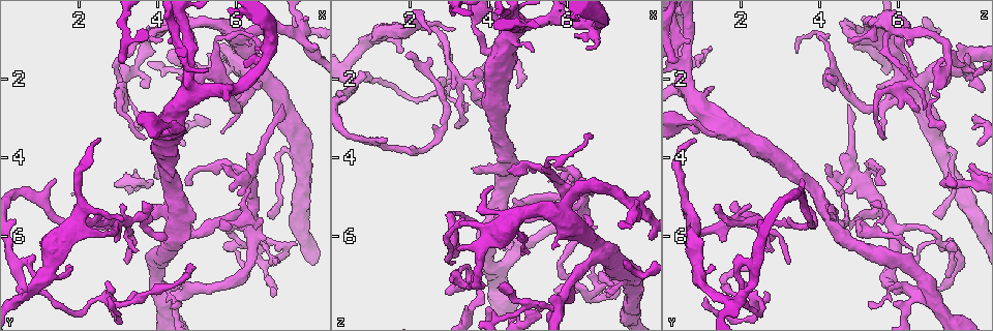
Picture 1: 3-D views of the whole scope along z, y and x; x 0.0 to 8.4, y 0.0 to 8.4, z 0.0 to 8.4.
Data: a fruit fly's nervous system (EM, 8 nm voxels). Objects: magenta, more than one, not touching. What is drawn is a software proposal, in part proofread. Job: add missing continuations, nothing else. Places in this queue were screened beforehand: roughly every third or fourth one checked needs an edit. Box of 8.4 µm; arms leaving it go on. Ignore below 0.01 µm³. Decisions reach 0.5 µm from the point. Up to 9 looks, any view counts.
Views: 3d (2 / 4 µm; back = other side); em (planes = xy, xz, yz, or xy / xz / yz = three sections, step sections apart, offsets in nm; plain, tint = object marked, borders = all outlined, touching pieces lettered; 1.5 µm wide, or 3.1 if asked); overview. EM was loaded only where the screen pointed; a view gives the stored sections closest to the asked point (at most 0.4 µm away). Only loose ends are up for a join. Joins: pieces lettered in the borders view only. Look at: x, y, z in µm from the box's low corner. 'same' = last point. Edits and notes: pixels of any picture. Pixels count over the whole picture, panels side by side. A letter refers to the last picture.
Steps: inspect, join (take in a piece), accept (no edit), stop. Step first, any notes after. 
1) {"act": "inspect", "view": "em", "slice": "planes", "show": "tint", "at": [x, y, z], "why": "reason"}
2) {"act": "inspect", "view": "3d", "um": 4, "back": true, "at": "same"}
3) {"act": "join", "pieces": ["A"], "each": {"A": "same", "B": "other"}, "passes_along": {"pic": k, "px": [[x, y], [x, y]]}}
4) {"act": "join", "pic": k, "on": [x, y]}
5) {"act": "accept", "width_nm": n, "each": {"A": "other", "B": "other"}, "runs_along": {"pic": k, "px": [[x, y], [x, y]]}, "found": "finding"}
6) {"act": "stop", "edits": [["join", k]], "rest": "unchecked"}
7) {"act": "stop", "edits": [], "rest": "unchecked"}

{"act": "inspect", "view": "3d", "um": 4, "at": [3.60, 3.50, 5.65], "why": "an open end"}

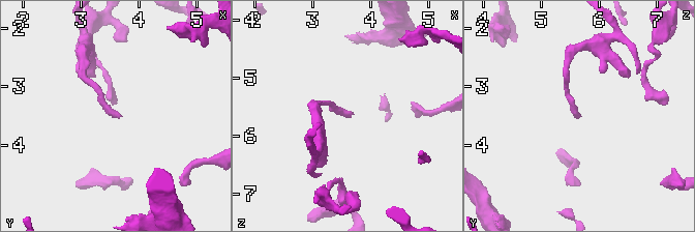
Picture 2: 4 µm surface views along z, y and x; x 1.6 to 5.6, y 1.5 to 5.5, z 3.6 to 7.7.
{"act": "inspect", "view": "em", "um": 3.1, "slice": "yz", "step": 8, "show": "borders", "at": [3.70, 3.55, 5.65], "why": "now the EM"}

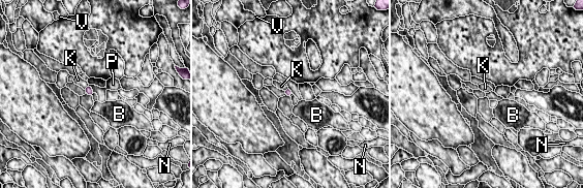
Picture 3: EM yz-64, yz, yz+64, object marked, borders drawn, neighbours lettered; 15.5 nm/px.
{"act": "inspect", "view": "em", "um": 3.1, "slice": "planes", "show": "borders", "at": "same", "why": "another direction"}

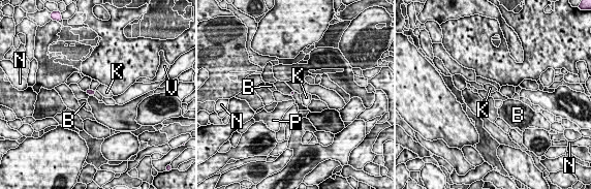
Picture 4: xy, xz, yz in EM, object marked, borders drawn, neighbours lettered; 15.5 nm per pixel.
{"act": "accept", "longest_contact_nm": ["P", 120], "each": {"B": "other", "K": "other", "N": "other", "P": "other", "V": "other"}, "border": {"pic": 4, "px": [[85, 92], [90, 95]]}, "found": "none of them fits"}

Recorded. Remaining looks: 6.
{"act": "inspect", "view": "3d", "um": 4, "at": [3.40, 6.30, 2.85], "why": "an open end"}

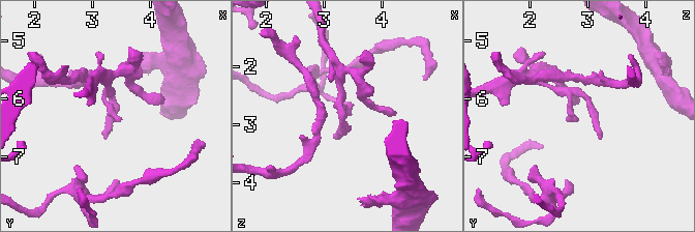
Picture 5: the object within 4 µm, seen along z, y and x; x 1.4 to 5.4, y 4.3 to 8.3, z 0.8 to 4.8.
{"act": "inspect", "view": "em", "slice": "xy", "step": 8, "show": "tint", "at": [3.45, 6.35, 2.90], "why": "now the EM"}

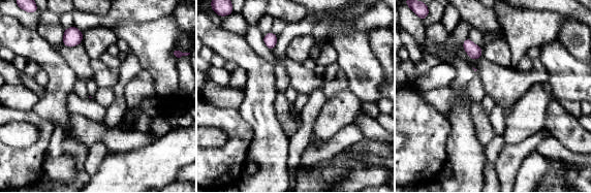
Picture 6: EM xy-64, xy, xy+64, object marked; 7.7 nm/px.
{"act": "inspect", "view": "em", "slice": "planes", "show": "borders", "at": "same", "why": "cut it another way"}

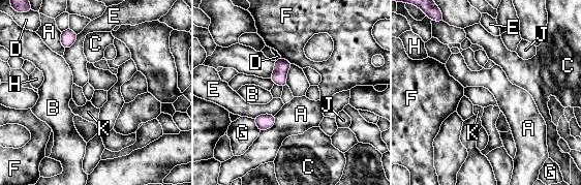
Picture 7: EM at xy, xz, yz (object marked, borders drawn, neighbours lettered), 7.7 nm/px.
{"act": "accept", "each": {"A": "other", "B": "other", "C": "other", "D": "other", "E": "other", "F": "other", "G": "other", "H": "other", "J": "other", "K": "other"}, "border": {"pic": 7, "px": [[270, 79], [274, 83]]}, "found": "no lettered piece goes on from it"}

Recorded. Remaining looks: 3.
{"act": "inspect", "view": "3d", "um": 2, "at": [4.25, 5.10, 5.30], "why": "an open end"}

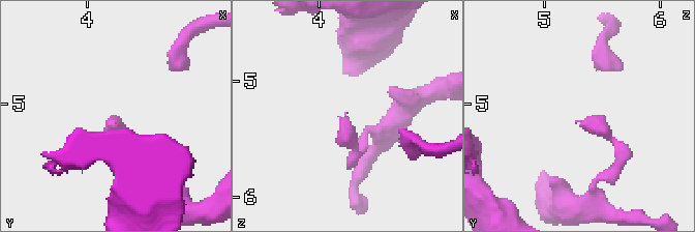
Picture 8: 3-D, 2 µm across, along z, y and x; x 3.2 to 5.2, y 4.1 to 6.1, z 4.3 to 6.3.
{"act": "inspect", "view": "em", "slice": "planes", "show": "borders", "at": [4.20, 5.18, 5.32], "why": "now the EM"}

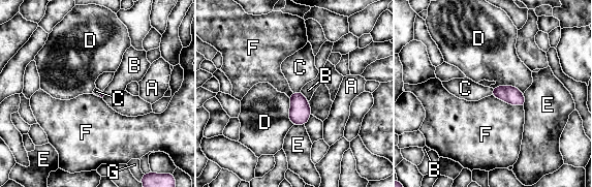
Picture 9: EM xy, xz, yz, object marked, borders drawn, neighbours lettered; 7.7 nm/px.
{"act": "join", "pieces": ["C"], "each": {"A": "other", "B": "other", "C": "same", "D": "other", "E": "other", "F": "other", "G": "other"}, "passes_along": {"pic": 9, "px": [[300, 113], [297, 93], [300, 68]]}, "found": "it goes on there"}

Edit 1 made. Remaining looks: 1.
{"act": "inspect", "view": "em", "slice": "planes", "show": "borders", "at": [2.55, 3.60, 0.95], "why": "thin end"}

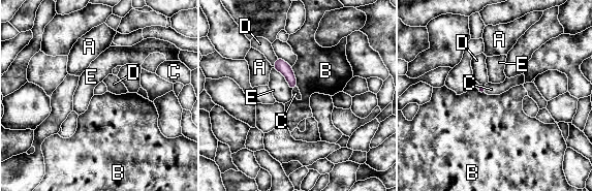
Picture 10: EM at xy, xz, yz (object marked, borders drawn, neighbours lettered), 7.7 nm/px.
{"act": "join", "pieces": ["C"], "each": {"A": "other", "B": "other", "C": "same", "D": "other", "E": "other"}, "passes_along": {"pic": 10, "px": [[481, 89], [485, 89], [491, 89]]}, "found": "the neuron continues"}

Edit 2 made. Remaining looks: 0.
{"act": "stop", "edits": [["join", 9], ["join", 10]], "rest": "unchecked"}

